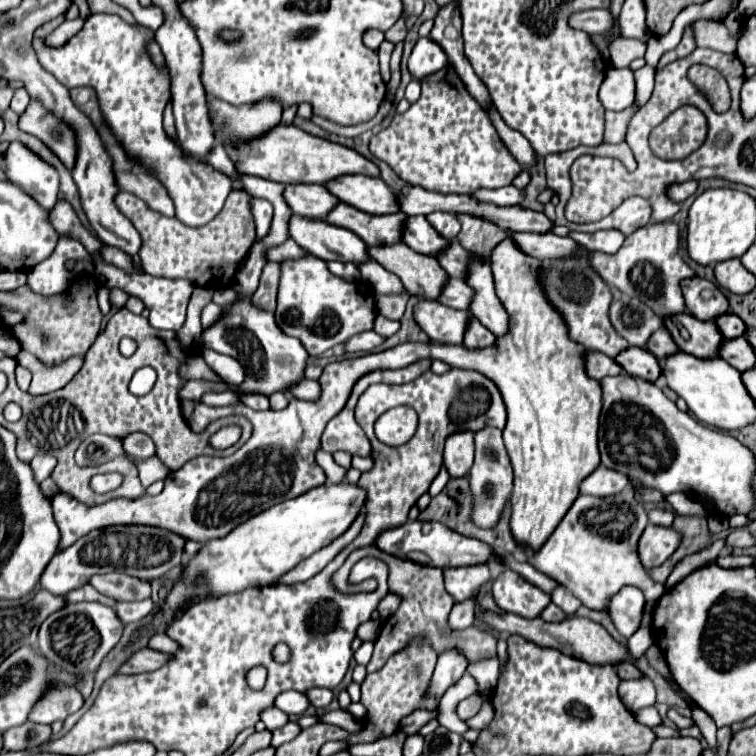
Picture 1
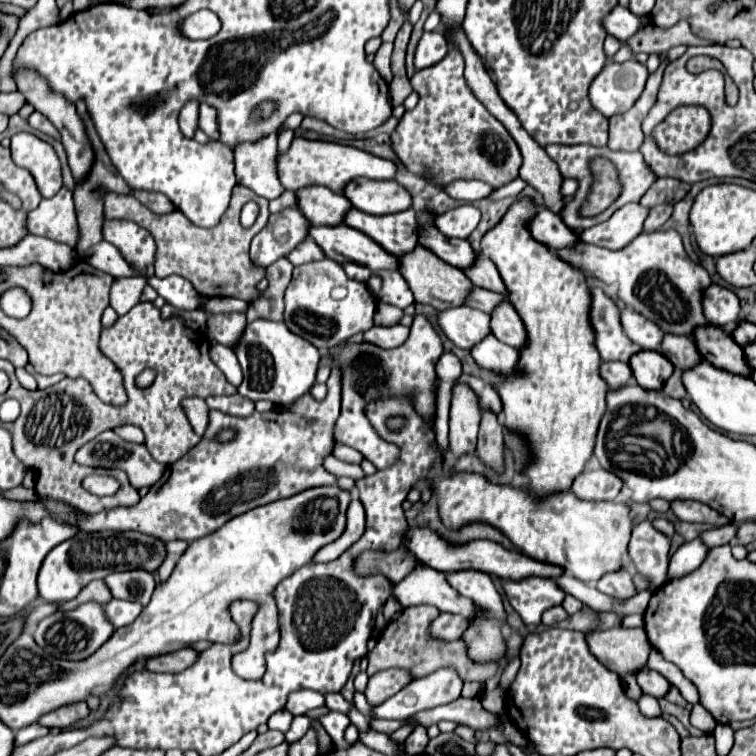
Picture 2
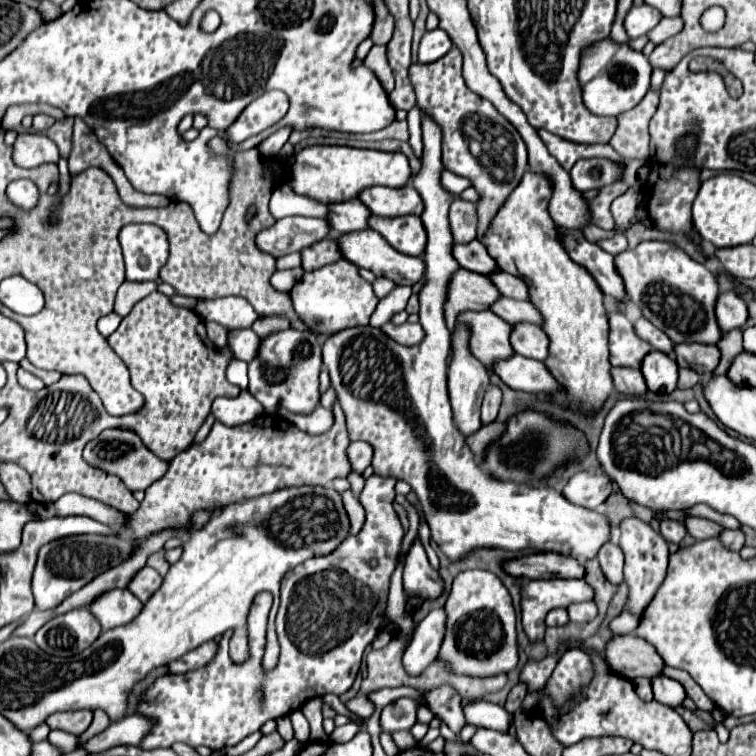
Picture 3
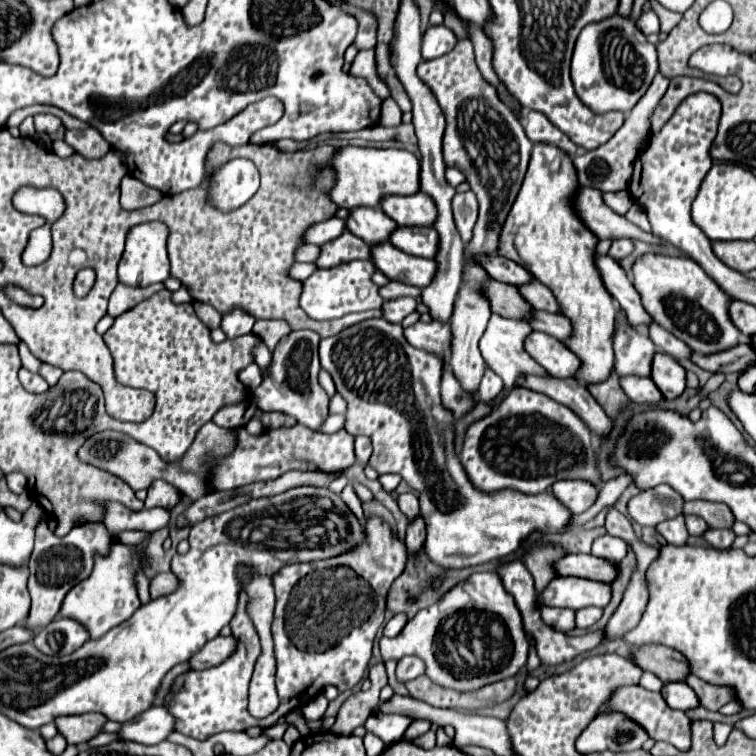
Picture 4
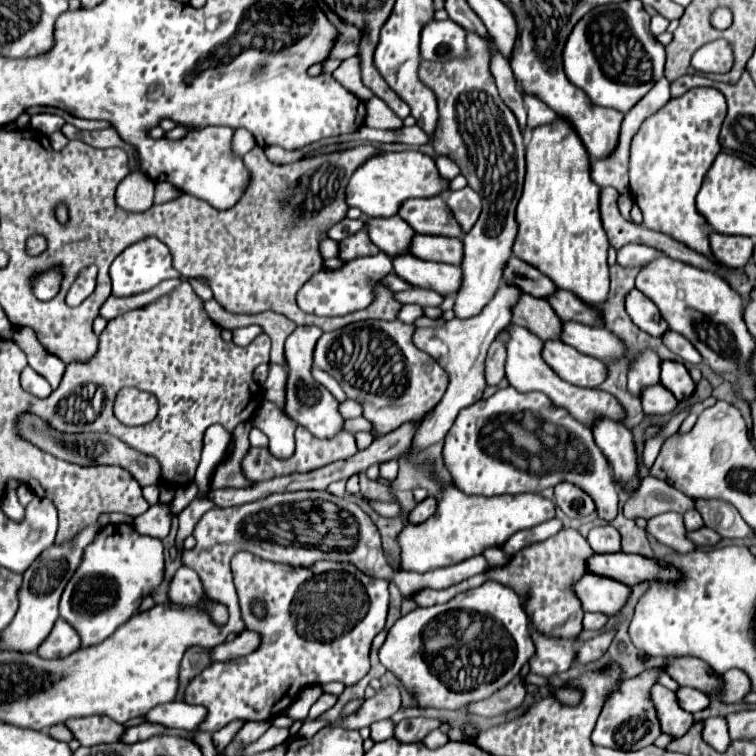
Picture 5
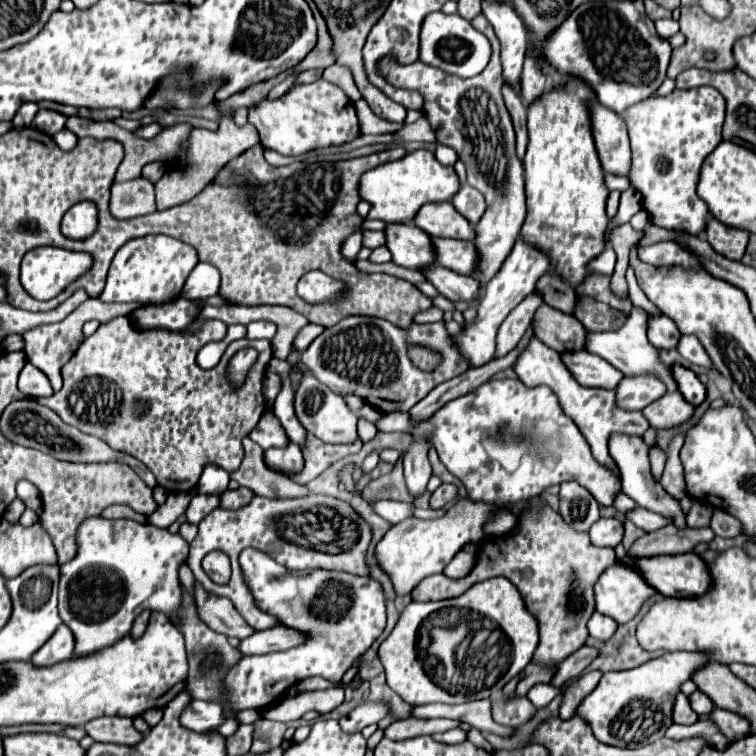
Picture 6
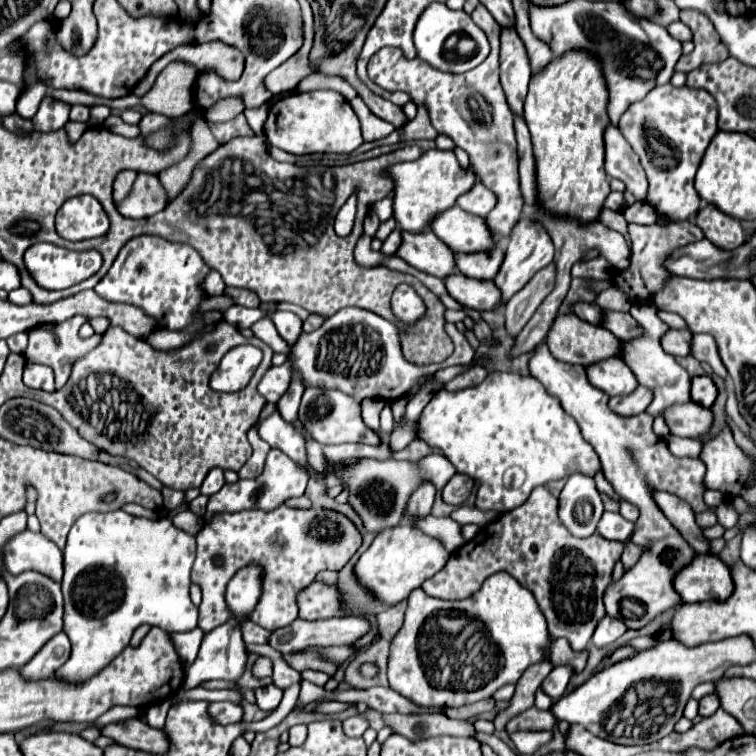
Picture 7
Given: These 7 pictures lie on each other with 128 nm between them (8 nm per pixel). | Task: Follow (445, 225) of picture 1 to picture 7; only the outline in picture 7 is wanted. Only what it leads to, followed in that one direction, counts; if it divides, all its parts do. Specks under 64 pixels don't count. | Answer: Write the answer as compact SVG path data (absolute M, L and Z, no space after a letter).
M476 182L474 188L466 194L462 194L458 198L458 206L470 214L476 216L488 216L488 212L492 212L492 208L496 206L496 196L492 190L484 188L484 184Z

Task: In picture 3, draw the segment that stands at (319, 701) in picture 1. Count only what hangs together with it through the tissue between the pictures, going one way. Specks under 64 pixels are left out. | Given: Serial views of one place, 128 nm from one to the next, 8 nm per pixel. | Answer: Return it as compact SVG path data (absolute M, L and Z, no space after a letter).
M356 696L356 698L352 698L346 706L348 706L354 714L358 714L358 716L362 716L362 718L370 718L370 716L374 714L374 710L376 710L374 702L368 700L366 696Z

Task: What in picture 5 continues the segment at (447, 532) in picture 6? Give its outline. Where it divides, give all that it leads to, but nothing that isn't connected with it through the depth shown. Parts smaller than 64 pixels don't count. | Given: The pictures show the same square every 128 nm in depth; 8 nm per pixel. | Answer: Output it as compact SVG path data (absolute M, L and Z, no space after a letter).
M448 488L442 498L438 498L438 510L434 516L430 516L422 524L406 522L406 526L400 530L396 542L400 546L400 566L406 572L428 572L442 566L458 564L470 556L482 554L488 546L502 546L514 532L534 528L546 520L554 518L554 502L544 498L542 494L520 494L520 496L468 496L460 492L458 488Z

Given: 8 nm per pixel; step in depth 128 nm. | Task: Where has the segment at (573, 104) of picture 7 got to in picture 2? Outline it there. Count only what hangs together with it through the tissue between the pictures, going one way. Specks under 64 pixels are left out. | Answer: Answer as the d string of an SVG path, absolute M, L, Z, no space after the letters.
M522 196L520 200L516 200L516 202L508 208L508 212L502 216L502 220L500 220L496 226L492 226L492 228L484 234L484 238L482 238L482 254L488 256L488 258L496 264L496 268L498 268L498 272L500 272L500 276L502 276L506 288L510 290L512 306L518 310L520 318L522 318L524 324L526 324L526 330L528 330L528 346L520 352L520 362L518 362L518 368L524 372L524 376L520 376L520 378L502 378L502 376L498 376L498 378L500 378L500 398L502 398L504 424L506 424L508 428L516 430L516 432L524 432L524 434L528 436L530 444L532 444L534 462L532 462L532 466L530 466L528 470L524 470L524 476L530 478L530 486L528 486L528 488L530 488L532 492L536 492L536 496L546 496L548 492L558 492L558 490L570 488L572 480L584 470L584 464L588 462L588 458L590 458L590 454L592 454L592 448L594 448L594 438L596 438L596 432L598 432L600 418L604 416L604 410L606 410L608 386L604 384L604 378L600 376L600 364L602 364L602 360L600 360L600 352L596 352L594 332L592 332L592 324L590 324L590 320L588 320L590 300L592 300L592 298L590 298L590 286L586 284L586 276L584 276L578 268L572 268L572 264L560 260L560 256L556 256L546 244L540 244L538 240L532 240L532 234L528 232L528 220L532 220L532 216L534 216L536 212L538 212L538 204L536 204L532 198Z

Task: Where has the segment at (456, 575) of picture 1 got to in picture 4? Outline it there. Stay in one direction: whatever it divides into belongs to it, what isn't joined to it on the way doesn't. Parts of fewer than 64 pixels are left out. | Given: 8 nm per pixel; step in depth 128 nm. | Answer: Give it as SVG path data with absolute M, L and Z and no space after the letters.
M496 572L472 574L436 604L410 618L398 636L380 640L384 660L398 662L404 656L420 656L426 664L426 676L434 684L456 692L474 692L512 678L524 668L528 650L530 642L522 626L522 616Z

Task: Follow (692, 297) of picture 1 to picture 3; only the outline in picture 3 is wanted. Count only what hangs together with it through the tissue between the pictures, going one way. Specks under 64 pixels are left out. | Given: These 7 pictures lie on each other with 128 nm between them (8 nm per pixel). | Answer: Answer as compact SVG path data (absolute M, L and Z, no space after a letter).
M722 292L716 302L716 318L722 332L730 332L736 328L744 328L748 322L748 306L734 292Z

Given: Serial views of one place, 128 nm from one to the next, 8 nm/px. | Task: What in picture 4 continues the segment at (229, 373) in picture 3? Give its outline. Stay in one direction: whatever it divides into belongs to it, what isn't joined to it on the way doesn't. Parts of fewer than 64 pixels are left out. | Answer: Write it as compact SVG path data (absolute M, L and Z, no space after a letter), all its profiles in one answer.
M250 364L248 368L244 368L240 372L240 380L244 382L244 386L248 390L256 390L260 386L260 380L262 380L262 370L258 364Z

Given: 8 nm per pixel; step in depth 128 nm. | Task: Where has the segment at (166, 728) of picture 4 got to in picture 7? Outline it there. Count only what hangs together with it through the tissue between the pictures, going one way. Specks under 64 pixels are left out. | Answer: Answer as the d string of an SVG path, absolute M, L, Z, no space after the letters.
M212 702L208 712L220 722L220 724L230 724L230 722L238 722L244 716L244 708L232 702Z

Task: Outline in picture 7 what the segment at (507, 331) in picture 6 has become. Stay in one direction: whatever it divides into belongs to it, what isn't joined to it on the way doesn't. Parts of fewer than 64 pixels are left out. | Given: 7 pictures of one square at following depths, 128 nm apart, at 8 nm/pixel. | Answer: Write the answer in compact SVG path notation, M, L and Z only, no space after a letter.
M556 264L544 266L532 280L508 300L504 308L506 316L506 330L510 336L518 336L524 324L532 318L538 304L552 292L552 286L556 284Z

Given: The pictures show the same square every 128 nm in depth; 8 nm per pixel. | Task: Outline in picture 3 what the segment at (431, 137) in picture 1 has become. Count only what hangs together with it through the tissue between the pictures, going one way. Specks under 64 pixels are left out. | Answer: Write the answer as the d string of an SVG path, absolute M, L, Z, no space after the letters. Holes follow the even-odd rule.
M454 46L446 56L430 64L412 64L410 80L416 90L418 108L428 112L442 126L442 164L446 170L464 176L478 190L480 198L478 206L478 240L484 240L484 232L496 216L496 210L502 208L504 200L512 194L512 190L520 184L522 174L528 170L528 152L520 134L504 116L488 104L488 100L480 100L476 92L472 92L464 84L462 76L462 52ZM470 142L478 144L478 154L470 150Z

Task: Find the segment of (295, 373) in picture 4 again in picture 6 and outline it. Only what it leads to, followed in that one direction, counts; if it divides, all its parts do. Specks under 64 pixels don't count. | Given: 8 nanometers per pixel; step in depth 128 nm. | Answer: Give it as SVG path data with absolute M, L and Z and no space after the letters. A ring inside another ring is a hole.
M306 324L300 332L298 332L298 336L296 336L296 340L294 340L294 344L296 344L296 348L298 348L298 352L302 352L302 350L306 350L308 348L308 344L322 332L324 328L322 326L318 326L318 324ZM314 376L302 378L302 384L298 386L296 396L294 396L294 406L296 406L296 416L308 434L314 434L316 438L330 442L330 444L356 442L356 438L358 438L358 430L356 430L358 416L348 408L346 400L340 394L334 394L330 388L320 384Z

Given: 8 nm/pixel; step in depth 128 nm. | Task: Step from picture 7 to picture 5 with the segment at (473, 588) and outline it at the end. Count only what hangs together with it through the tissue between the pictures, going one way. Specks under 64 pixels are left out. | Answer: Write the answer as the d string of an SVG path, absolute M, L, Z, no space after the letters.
M562 528L558 534L550 536L548 540L522 548L504 566L492 566L482 574L476 574L460 584L454 584L454 586L448 586L442 590L416 592L412 598L418 606L444 604L460 592L480 586L486 580L496 580L496 582L506 584L520 596L524 610L530 618L530 624L536 632L546 634L546 636L578 640L578 636L582 632L584 610L580 608L580 598L570 590L572 590L572 584L576 584L576 580L580 580L580 576L588 574L588 556L594 556L588 540L574 528Z

